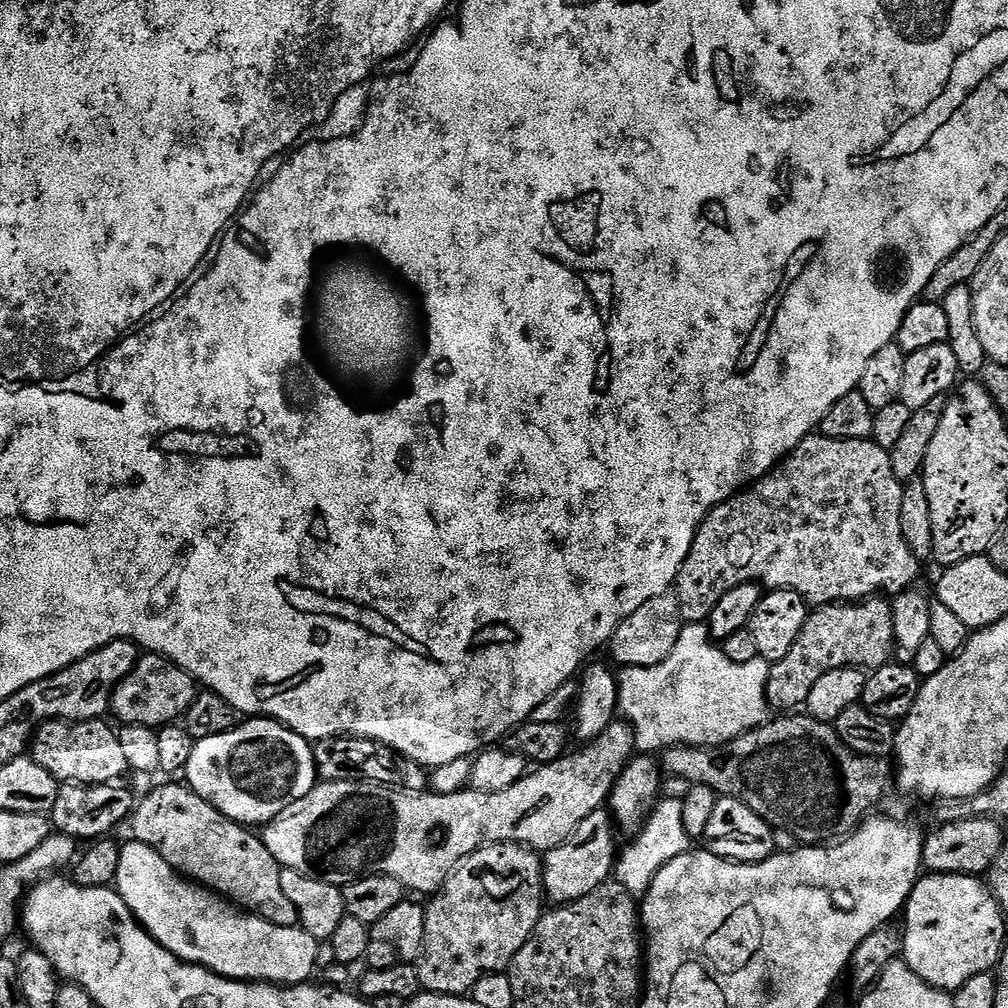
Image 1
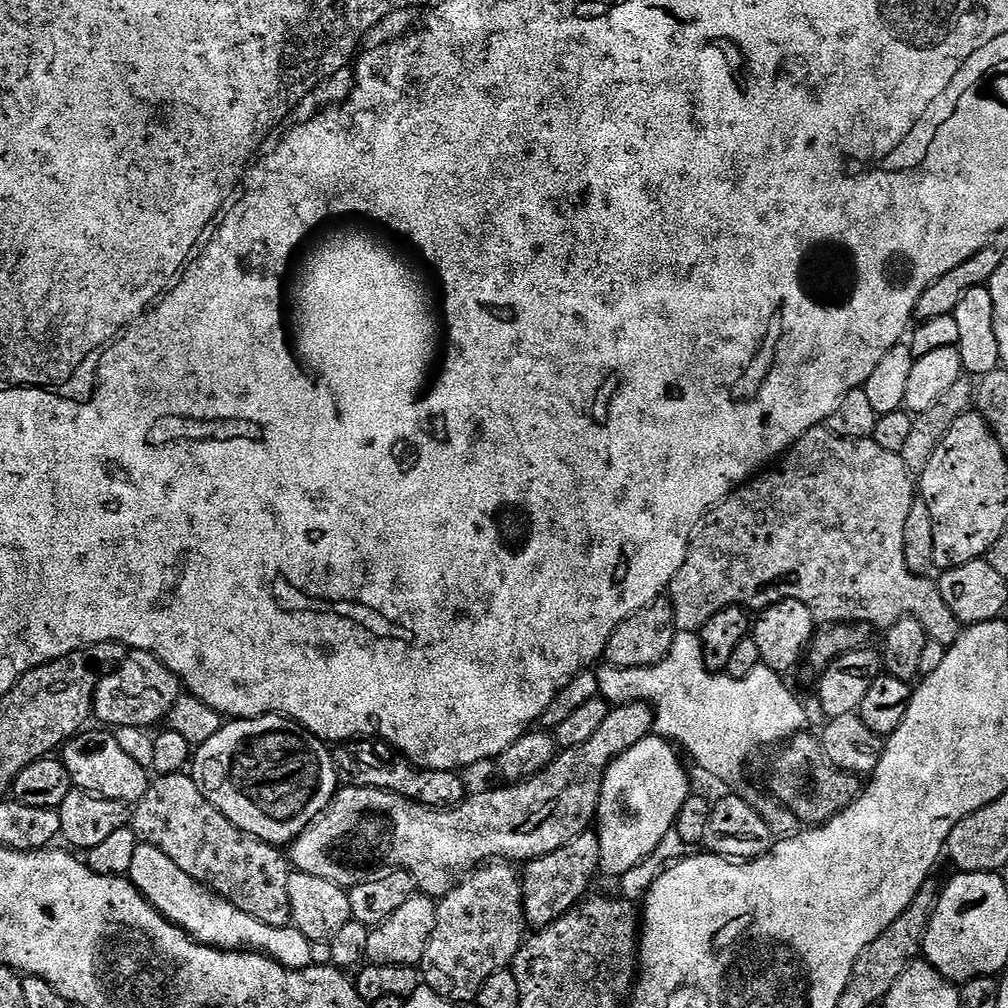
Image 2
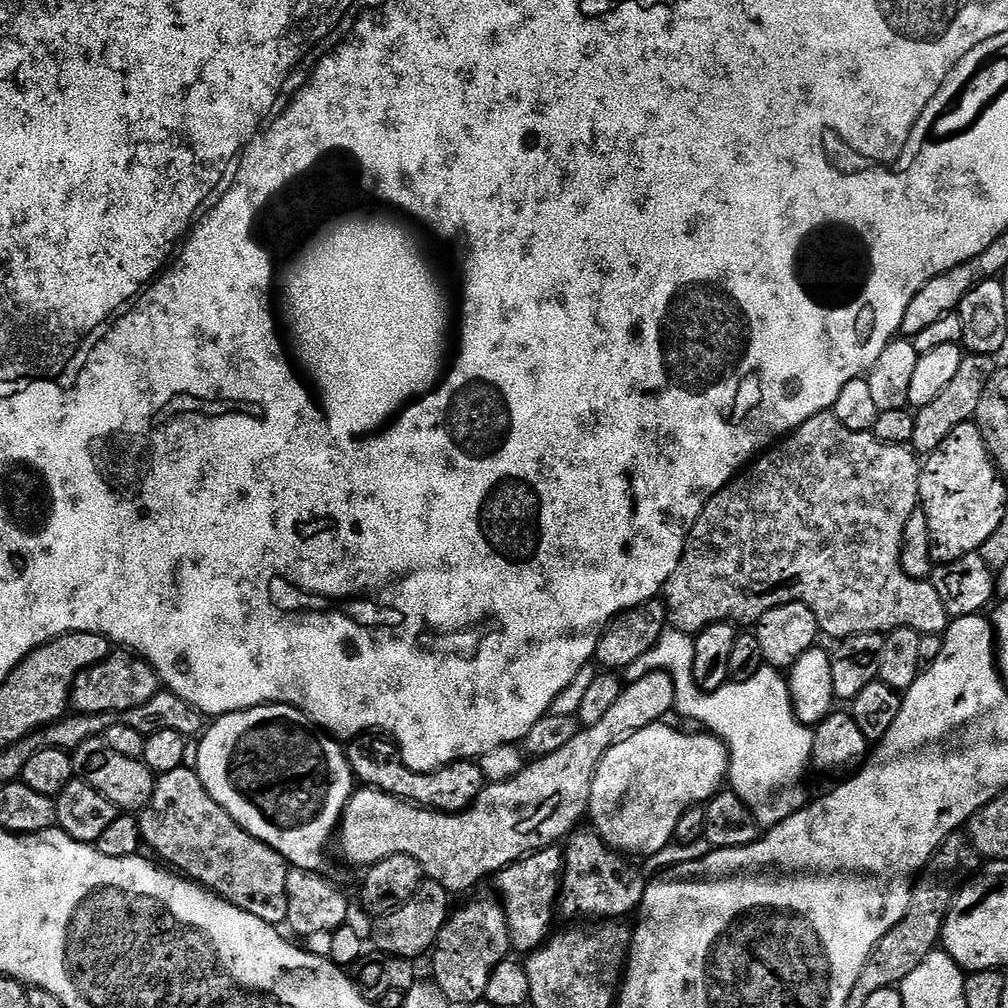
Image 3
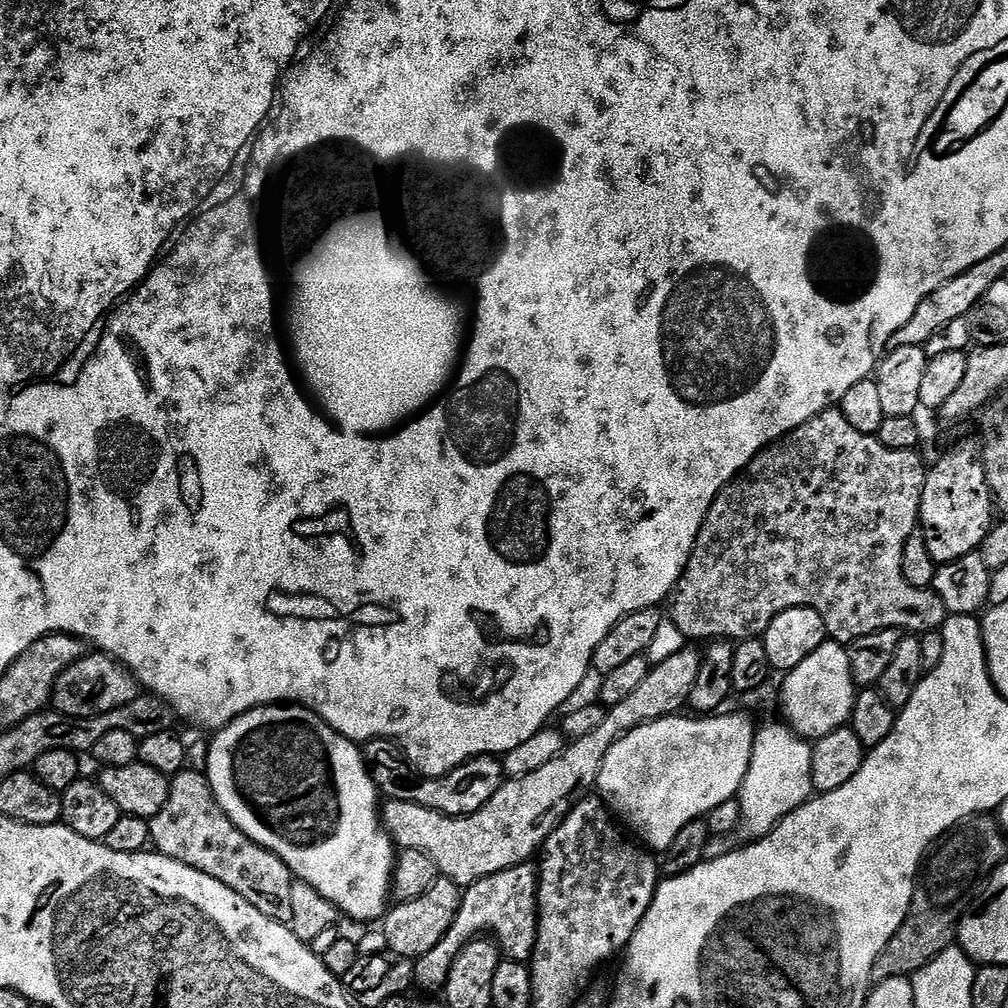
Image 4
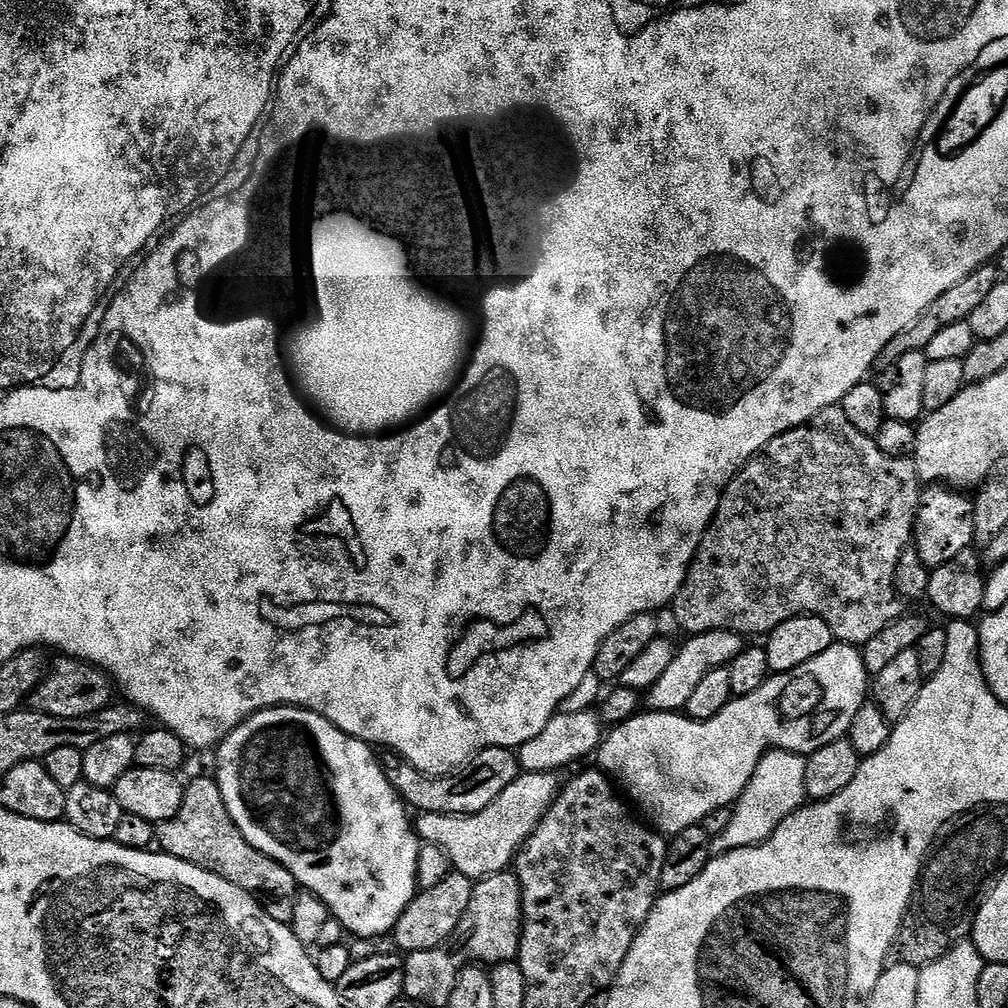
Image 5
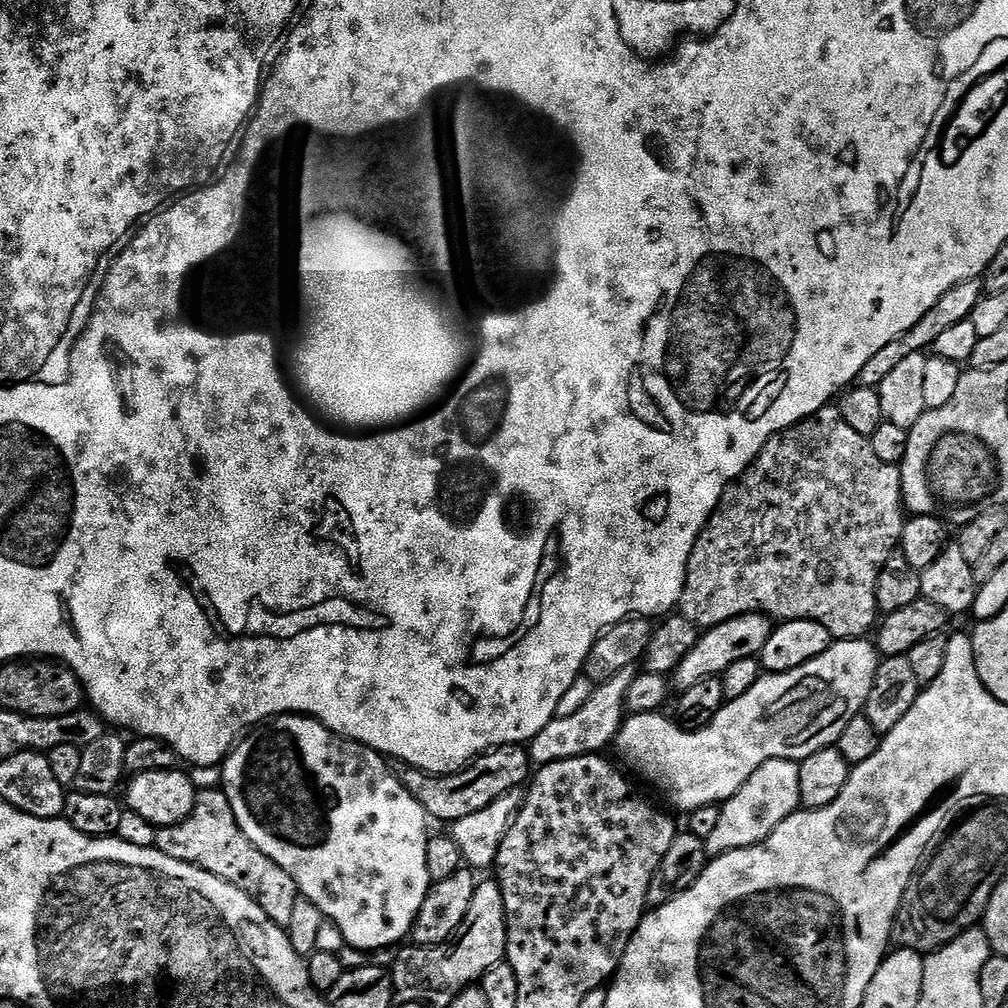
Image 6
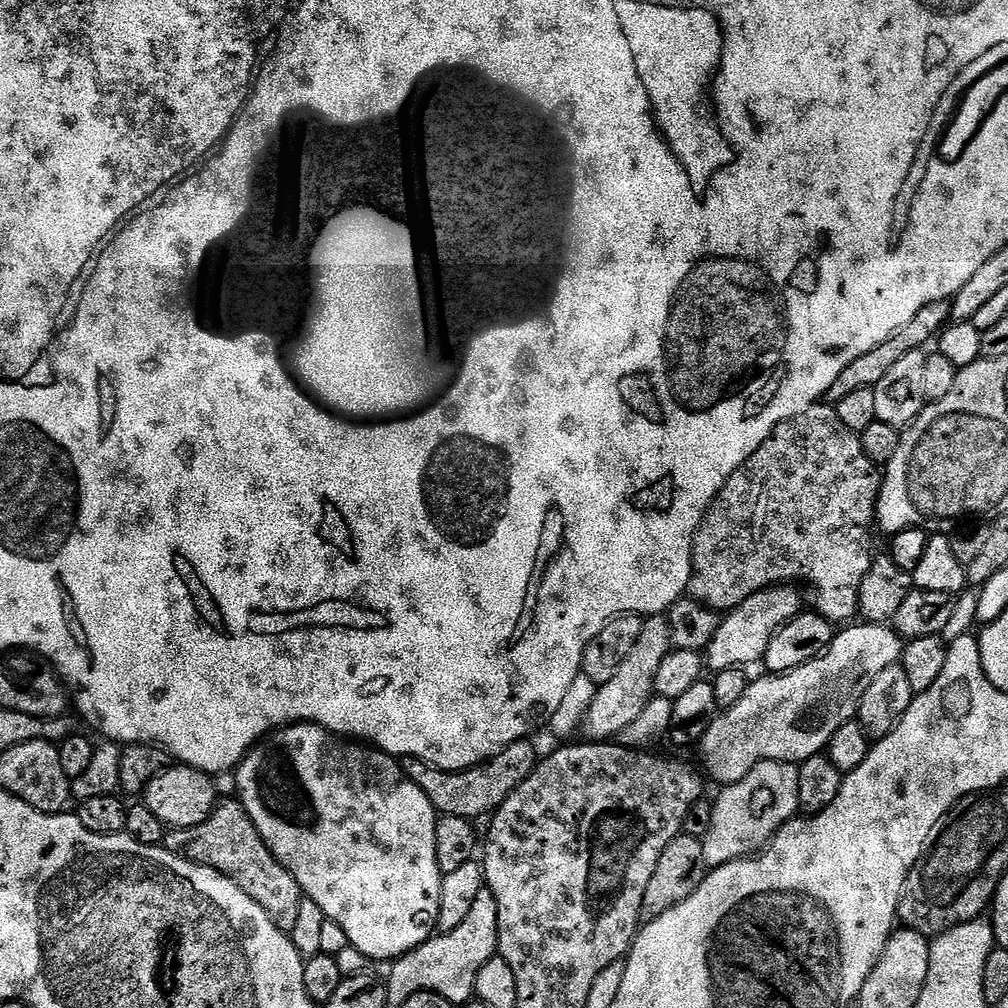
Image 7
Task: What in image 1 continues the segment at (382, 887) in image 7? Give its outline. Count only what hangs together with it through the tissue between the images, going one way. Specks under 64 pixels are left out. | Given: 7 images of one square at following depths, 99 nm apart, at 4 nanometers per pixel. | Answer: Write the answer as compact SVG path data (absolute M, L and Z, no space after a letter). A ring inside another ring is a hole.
M267 718L237 723L226 734L196 741L186 769L187 787L193 788L226 818L245 826L267 826L284 815L316 787L313 745L285 724Z

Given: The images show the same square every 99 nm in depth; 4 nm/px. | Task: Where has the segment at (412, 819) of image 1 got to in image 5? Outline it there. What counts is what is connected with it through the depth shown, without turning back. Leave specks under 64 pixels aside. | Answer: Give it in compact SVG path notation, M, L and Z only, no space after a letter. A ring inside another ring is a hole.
M726 630L689 635L685 640L688 641L677 647L674 662L670 662L670 666L663 671L662 678L658 678L658 682L654 682L654 686L646 693L646 704L651 711L679 713L686 706L686 702L690 702L694 686L698 686L698 682L702 682L702 678L706 678L710 670L726 668L734 658L738 658L738 654L742 654L746 646L745 637ZM521 772L517 780L510 782L510 786L506 786L506 790L502 790L502 794L498 794L498 798L494 798L494 802L490 802L490 806L486 806L486 810L482 810L478 814L451 816L450 814L425 812L417 815L414 820L416 834L423 843L438 846L438 850L444 852L449 865L455 871L469 876L474 882L483 880L486 876L493 876L505 871L515 861L516 853L524 847L526 841L532 836L533 830L539 826L544 815L548 813L548 807L556 800L556 795L560 793L561 787L562 780L557 773Z

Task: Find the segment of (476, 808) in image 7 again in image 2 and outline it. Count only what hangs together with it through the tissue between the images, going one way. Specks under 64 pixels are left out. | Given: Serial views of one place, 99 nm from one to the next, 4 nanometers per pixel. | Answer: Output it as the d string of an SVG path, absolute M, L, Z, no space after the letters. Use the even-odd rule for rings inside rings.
M357 738L347 742L340 742L331 749L332 761L336 767L336 779L345 788L381 788L384 792L393 792L413 800L415 804L425 804L428 808L451 808L464 803L464 778L459 771L436 772L433 768L421 768L397 752L387 742L377 742L372 738Z

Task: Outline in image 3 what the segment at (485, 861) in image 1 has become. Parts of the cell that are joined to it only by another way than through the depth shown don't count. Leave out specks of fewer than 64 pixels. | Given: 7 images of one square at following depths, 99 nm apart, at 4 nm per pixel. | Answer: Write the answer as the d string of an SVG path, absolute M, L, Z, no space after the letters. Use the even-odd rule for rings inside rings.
M496 898L472 900L457 912L455 909L438 934L430 953L431 983L453 1006L481 1003L486 994L486 985L490 983L490 974L494 974L494 966L509 959L511 948L512 939L503 903Z

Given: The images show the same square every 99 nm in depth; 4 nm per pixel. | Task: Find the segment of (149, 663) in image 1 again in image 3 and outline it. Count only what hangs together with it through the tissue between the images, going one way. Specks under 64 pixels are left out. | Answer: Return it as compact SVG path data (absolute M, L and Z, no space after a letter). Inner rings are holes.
M113 654L101 664L95 664L80 674L72 687L71 707L86 716L108 716L112 712L125 714L146 706L161 691L160 677L147 660L132 654Z

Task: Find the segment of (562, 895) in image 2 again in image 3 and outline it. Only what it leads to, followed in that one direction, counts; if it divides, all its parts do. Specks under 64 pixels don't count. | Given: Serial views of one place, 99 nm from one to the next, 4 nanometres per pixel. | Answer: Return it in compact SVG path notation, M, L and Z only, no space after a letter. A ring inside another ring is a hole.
M553 846L525 856L523 860L519 860L499 873L500 893L498 896L504 905L512 948L515 951L531 954L549 939L548 927L552 924L552 911L554 913L557 911L558 901L562 896L562 873L565 861L565 849Z

